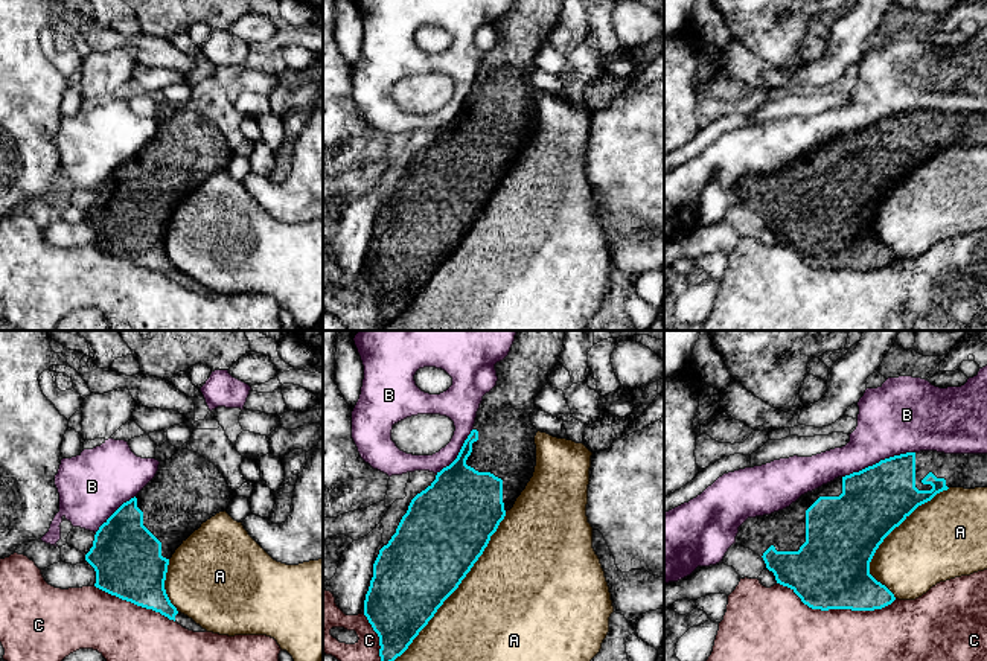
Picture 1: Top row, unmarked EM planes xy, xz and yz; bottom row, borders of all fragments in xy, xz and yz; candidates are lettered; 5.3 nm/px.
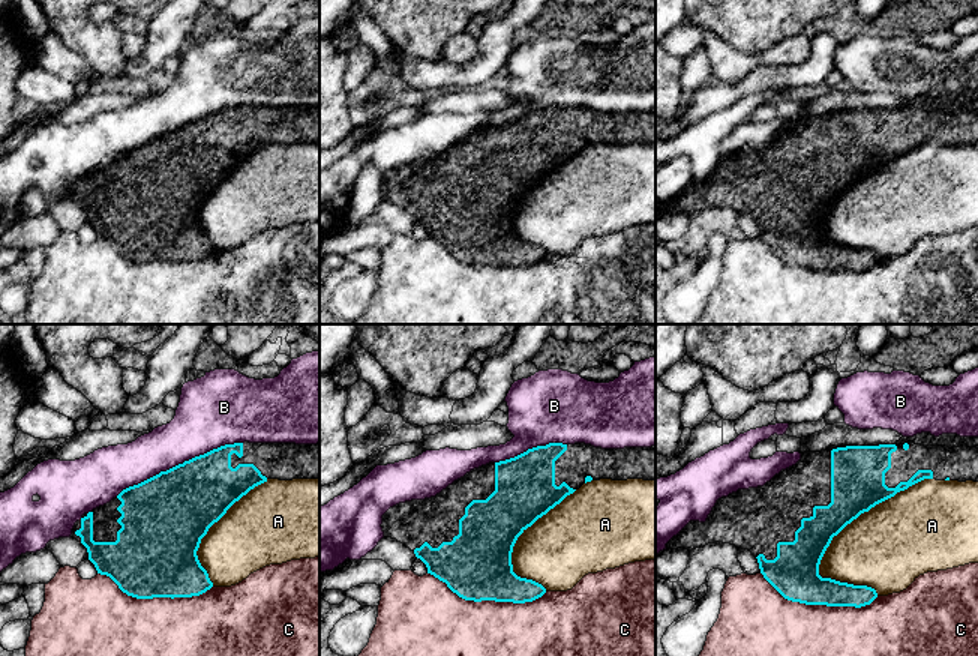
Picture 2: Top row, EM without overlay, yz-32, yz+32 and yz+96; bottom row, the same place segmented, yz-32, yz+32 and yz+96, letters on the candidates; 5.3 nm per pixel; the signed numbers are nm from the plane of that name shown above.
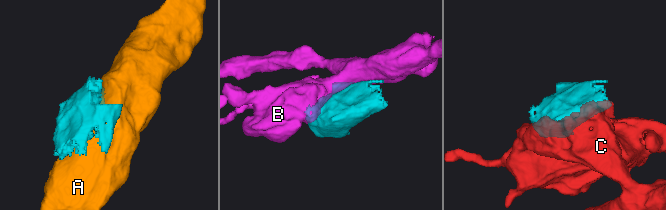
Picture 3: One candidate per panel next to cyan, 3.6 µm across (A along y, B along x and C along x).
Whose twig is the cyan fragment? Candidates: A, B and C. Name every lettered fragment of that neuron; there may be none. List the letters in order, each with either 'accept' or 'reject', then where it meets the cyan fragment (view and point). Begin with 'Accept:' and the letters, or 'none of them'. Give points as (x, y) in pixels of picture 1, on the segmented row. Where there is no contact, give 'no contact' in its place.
Accept: none of them
A: reject; meets cyan in xz at (457, 587)
B: reject; meets cyan in yz at (879, 462)
C: reject; meets cyan in yz at (836, 608)

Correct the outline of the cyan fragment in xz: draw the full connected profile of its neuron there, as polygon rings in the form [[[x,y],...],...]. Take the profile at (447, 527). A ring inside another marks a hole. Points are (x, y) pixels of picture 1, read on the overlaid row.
[[[516,330],[509,355],[495,364],[497,385],[483,396],[474,429],[457,458],[411,500],[396,533],[379,550],[364,615],[379,637],[381,661],[394,661],[408,649],[483,554],[533,477],[538,429],[530,414],[536,408],[535,398],[561,359],[564,338],[565,330]]]

